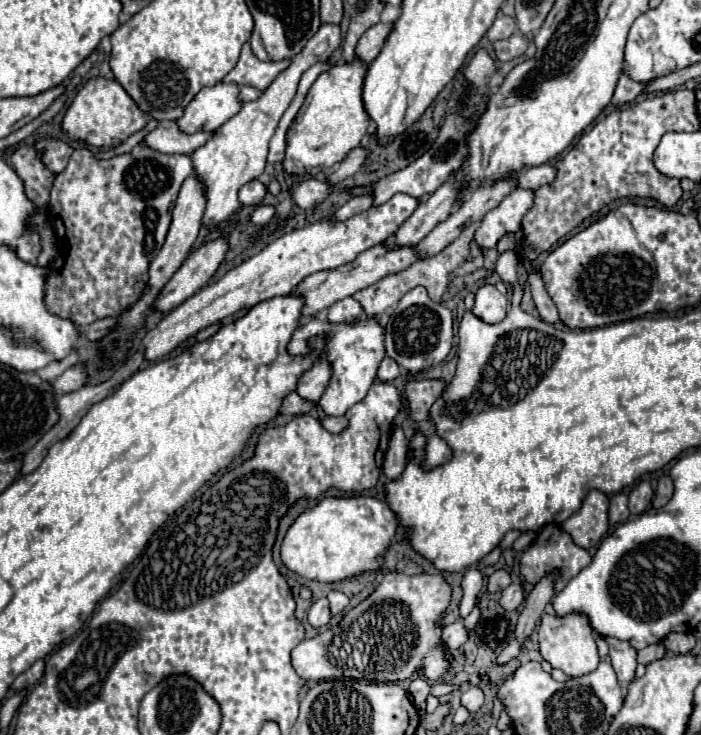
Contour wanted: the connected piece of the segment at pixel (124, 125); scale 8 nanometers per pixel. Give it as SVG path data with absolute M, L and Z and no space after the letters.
M90 78L72 100L70 108L64 114L62 120L62 132L68 136L68 140L84 142L88 146L116 146L122 144L128 136L142 130L148 122L148 114L144 114L132 98L126 94L126 90L116 82L108 78Z

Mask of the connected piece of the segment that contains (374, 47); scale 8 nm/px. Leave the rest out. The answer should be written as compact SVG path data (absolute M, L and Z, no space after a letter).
M380 22L372 26L368 32L364 32L364 36L358 40L358 46L356 46L356 60L360 60L362 64L370 64L378 56L390 28L392 24Z

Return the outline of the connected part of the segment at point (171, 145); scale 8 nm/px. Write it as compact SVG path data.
M160 122L158 128L144 138L144 142L164 154L192 154L194 150L204 146L210 136L214 136L214 132L186 134L178 128L176 122Z

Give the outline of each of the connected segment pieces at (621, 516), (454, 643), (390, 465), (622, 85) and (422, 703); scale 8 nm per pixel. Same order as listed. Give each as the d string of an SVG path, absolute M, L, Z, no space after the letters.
M620 492L610 496L610 524L622 524L630 518L628 510L628 494Z
M458 620L458 622L454 622L454 624L448 624L448 626L444 628L444 634L442 634L442 638L444 638L444 642L448 642L448 648L450 648L450 650L456 650L456 648L464 646L466 640L468 640L468 636L470 636L470 632L468 632L468 628L464 626L462 620Z
M396 428L390 438L388 452L384 458L384 470L382 470L390 480L398 480L402 476L406 468L406 452L408 452L408 444L406 444L404 432L402 428Z
M620 78L618 86L616 86L616 92L614 92L614 98L612 98L612 104L620 106L620 104L628 104L632 100L638 98L640 90L644 88L644 84L638 84L638 82L632 82L630 78Z
M412 680L408 692L410 692L410 696L412 696L414 706L424 712L424 708L426 708L426 698L428 698L428 692L430 692L430 684L428 684L426 680Z

